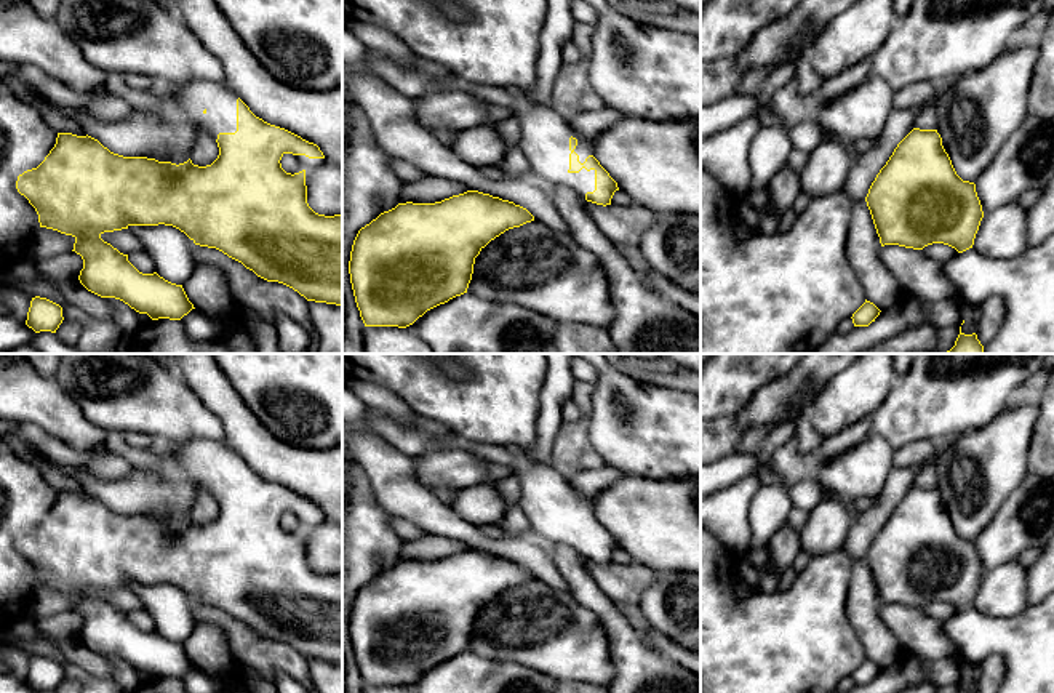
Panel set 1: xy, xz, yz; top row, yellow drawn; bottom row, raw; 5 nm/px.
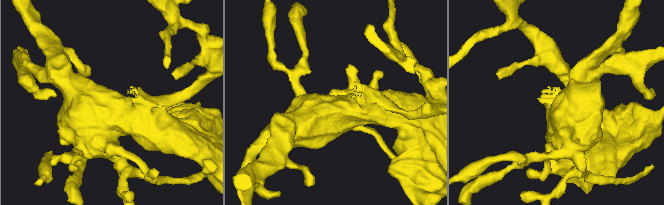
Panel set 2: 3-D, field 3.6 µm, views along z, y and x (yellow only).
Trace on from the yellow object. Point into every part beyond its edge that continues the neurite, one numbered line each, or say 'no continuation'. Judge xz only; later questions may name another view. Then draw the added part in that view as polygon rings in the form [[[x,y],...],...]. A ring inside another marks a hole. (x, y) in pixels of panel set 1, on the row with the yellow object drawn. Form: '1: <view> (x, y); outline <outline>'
1: xz (544, 140); outline [[[528,99],[521,107],[512,109],[512,117],[520,125],[518,147],[529,163],[529,176],[544,186],[561,184],[571,187],[585,198],[587,192],[595,190],[595,170],[582,168],[579,173],[569,173],[569,138],[577,139],[574,152],[584,163],[593,155],[593,139],[581,138],[568,123],[565,114],[553,107],[541,107]]]

